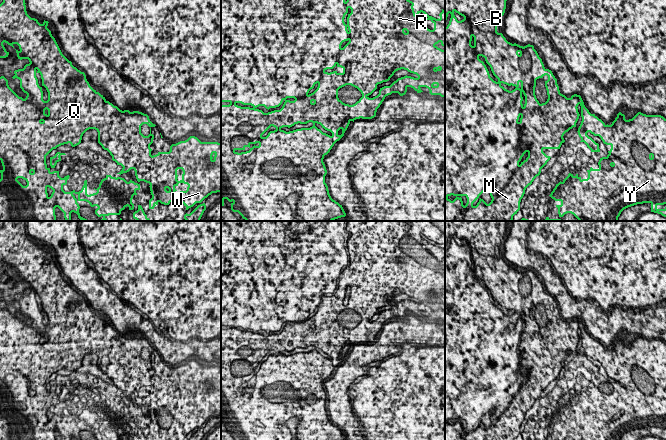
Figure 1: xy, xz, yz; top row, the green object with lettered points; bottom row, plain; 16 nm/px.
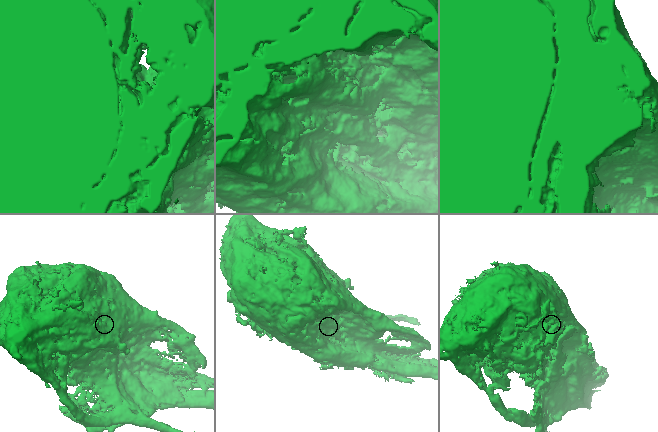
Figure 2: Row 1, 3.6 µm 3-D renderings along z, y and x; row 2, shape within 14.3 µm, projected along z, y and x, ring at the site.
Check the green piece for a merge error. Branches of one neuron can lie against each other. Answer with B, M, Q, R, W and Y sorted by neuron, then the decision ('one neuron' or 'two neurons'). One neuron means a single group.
B M Q R W Y; one neuron

